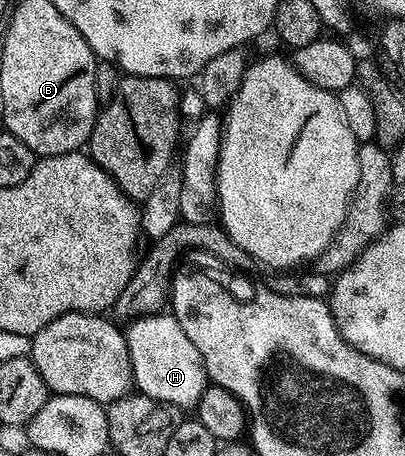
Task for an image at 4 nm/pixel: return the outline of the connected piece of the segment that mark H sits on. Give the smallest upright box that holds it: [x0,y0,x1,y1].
[126,313,209,409]

